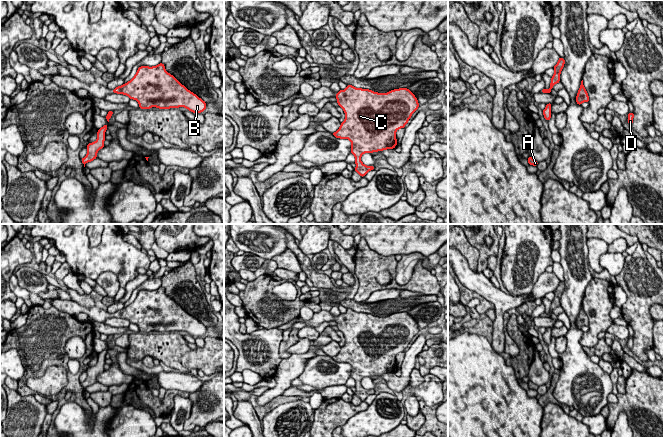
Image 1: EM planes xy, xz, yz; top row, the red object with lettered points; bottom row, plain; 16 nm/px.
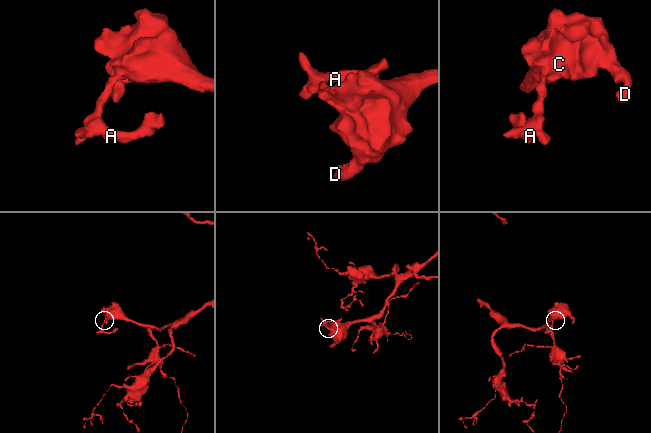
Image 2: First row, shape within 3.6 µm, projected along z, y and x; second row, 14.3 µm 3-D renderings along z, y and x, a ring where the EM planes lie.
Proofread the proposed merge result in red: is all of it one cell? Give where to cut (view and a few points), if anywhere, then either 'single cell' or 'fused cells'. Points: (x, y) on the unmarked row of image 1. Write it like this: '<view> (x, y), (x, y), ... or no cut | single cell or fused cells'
no cut | single cell

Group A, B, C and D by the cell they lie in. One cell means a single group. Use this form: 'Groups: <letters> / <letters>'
Groups: A B C D

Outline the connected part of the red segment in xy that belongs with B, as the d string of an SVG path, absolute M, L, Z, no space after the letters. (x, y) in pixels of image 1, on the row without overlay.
M163 287L139 291L130 305L112 315L136 324L140 333L184 331L197 338L207 331L205 325L168 297Z

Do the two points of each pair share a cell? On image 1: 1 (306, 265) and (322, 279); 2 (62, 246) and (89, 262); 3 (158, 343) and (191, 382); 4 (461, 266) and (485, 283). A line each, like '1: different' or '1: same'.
1: same
2: same
3: different
4: same

